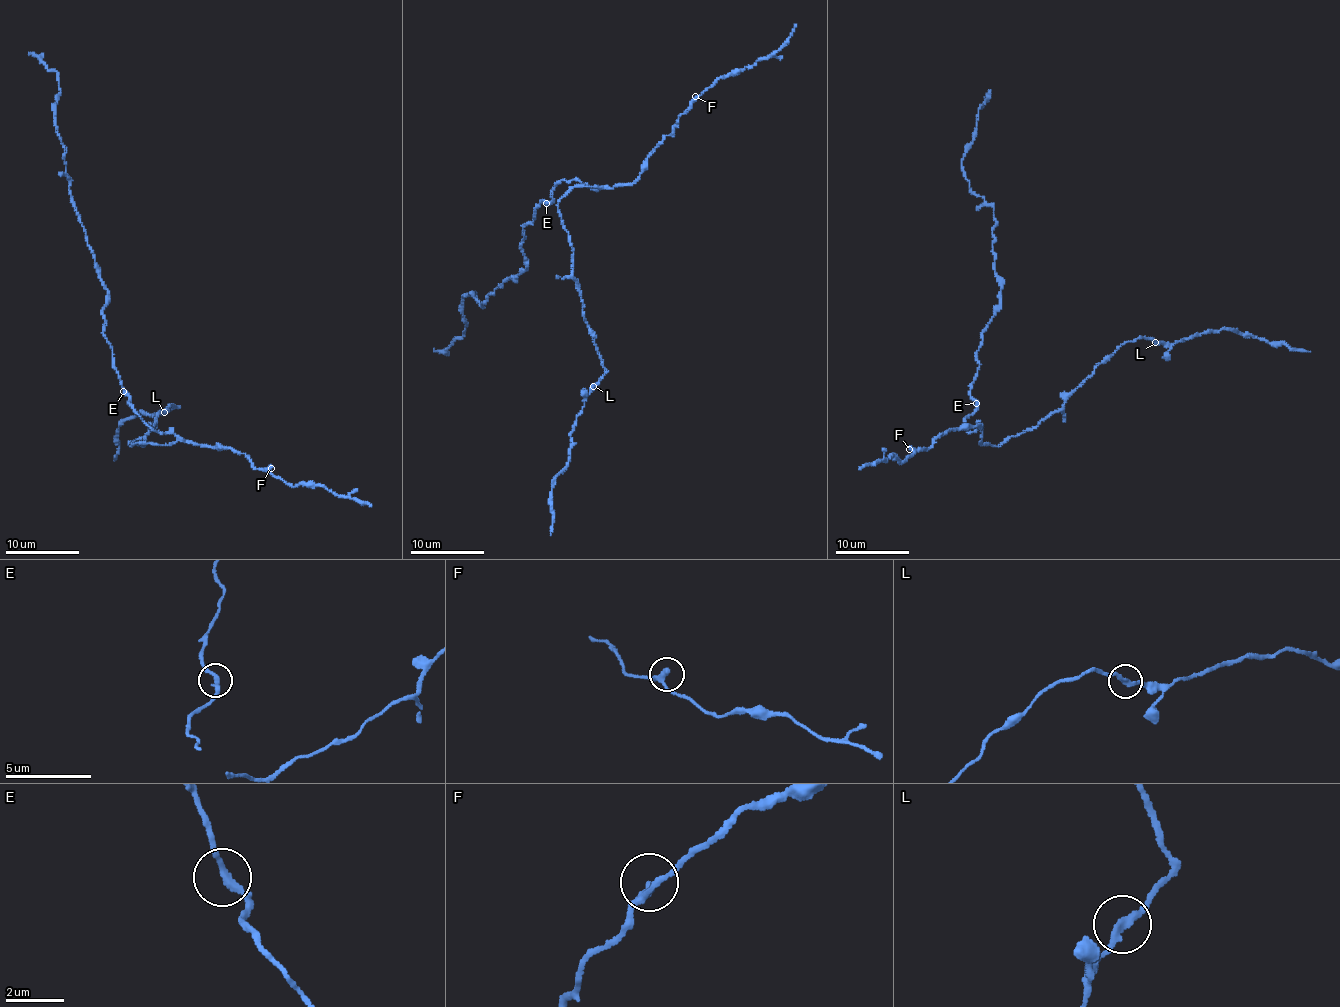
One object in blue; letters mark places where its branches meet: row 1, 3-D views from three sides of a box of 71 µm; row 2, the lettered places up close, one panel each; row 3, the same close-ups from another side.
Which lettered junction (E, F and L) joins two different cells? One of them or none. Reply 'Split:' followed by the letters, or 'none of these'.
Split: none of these

